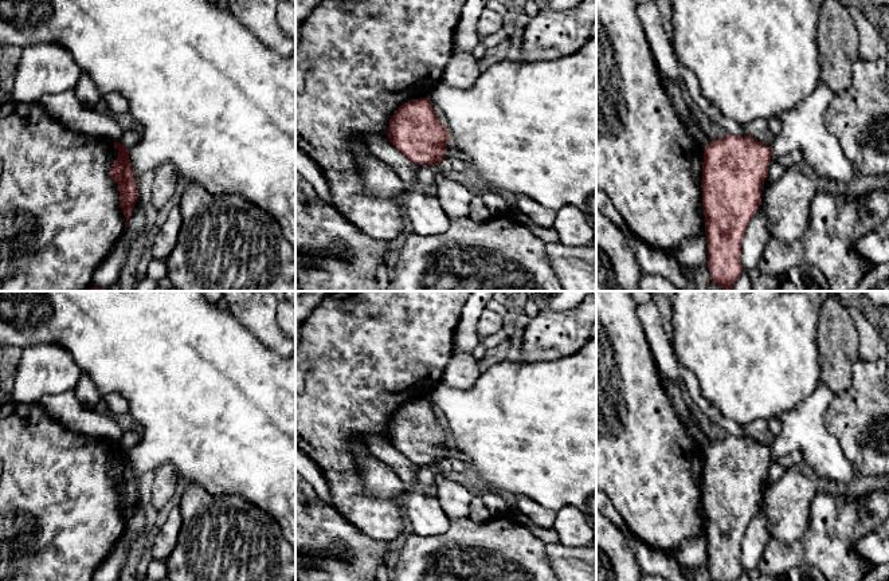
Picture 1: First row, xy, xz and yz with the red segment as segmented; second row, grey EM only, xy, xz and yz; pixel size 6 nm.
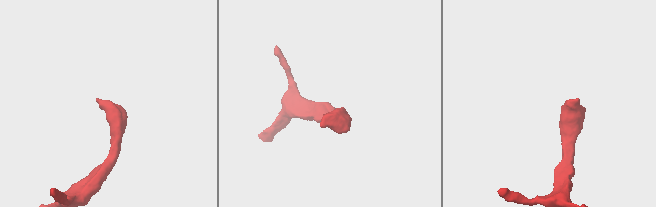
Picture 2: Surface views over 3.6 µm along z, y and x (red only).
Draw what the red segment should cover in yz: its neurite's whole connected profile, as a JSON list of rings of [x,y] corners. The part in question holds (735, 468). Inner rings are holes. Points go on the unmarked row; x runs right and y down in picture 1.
[[[727,435],[704,448],[702,510],[710,581],[737,581],[741,541],[761,505],[771,447],[744,436]]]

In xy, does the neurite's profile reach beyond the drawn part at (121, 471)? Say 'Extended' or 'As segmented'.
As segmented

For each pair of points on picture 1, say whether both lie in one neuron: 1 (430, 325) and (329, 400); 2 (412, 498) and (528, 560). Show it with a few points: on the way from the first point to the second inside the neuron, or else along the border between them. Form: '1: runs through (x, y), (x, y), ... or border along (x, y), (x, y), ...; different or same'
1: runs through (404, 326), (355, 376); same
2: border along (451, 521), (443, 533), (422, 536); different

